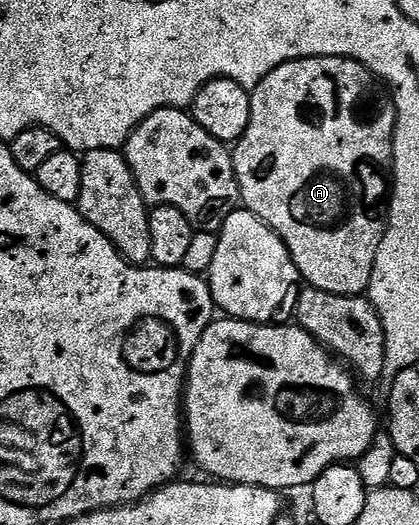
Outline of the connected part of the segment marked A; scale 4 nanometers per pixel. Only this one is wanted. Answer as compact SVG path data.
M309 57L291 59L288 63L282 63L277 69L273 69L273 73L269 73L269 77L261 80L251 92L249 129L245 129L245 133L233 147L235 176L239 182L242 206L257 217L261 217L261 221L265 221L265 225L272 227L281 237L281 241L285 241L304 284L334 295L362 296L366 292L369 281L373 277L377 249L388 228L389 184L393 179L395 162L395 112L387 109L380 115L373 116L372 119L358 119L355 116L355 110L363 99L363 87L369 86L370 83L373 83L371 72L357 61L345 57Z

